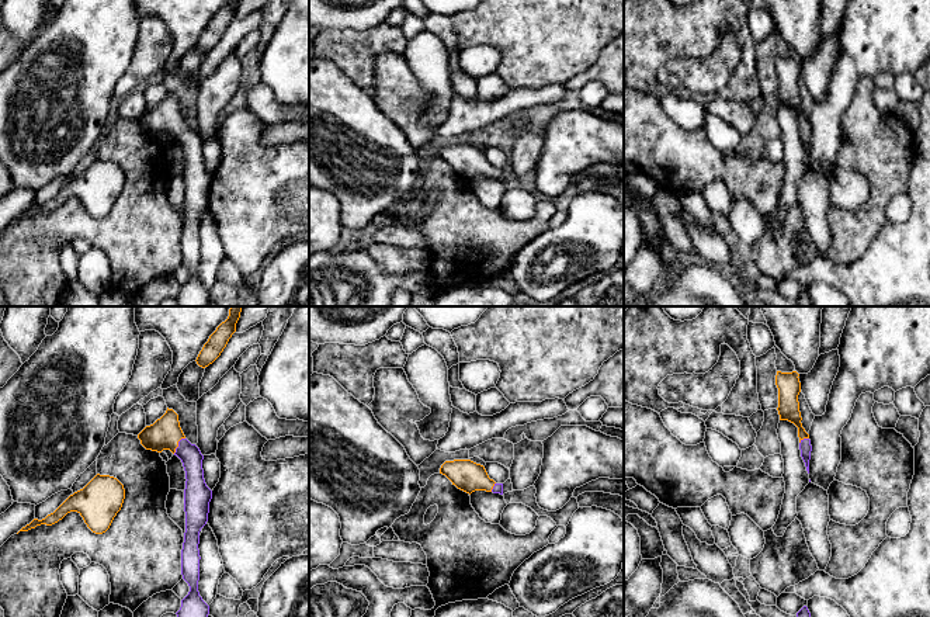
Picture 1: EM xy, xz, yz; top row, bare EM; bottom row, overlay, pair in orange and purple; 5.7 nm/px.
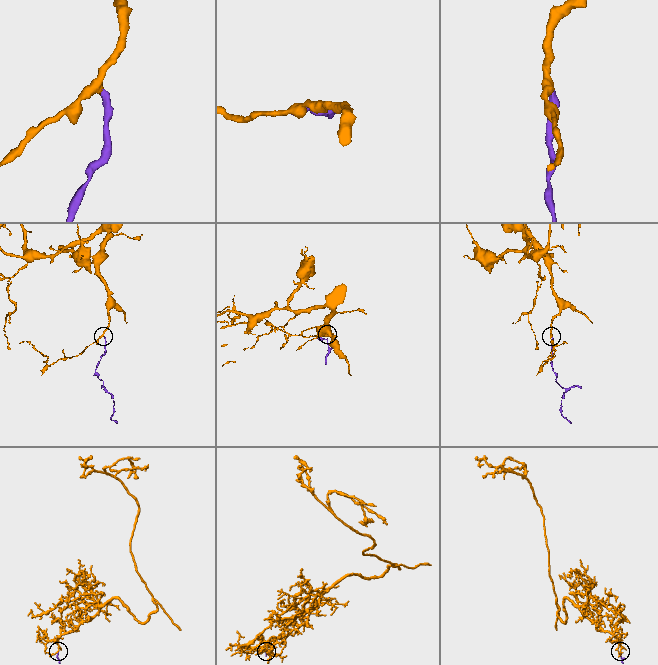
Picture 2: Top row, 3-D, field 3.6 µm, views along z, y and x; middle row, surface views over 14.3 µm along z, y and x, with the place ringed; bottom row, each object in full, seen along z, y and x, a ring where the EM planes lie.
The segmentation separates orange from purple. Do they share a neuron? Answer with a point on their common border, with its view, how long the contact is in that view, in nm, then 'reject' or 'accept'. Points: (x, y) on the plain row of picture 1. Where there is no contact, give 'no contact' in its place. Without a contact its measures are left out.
meets orange in xy at (177, 130); contact 120 nm long; accept

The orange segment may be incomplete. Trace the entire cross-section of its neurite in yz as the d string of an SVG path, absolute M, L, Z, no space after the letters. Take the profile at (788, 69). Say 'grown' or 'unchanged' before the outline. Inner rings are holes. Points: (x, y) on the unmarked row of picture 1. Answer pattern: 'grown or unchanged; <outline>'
grown; M777 56L775 70L778 73L778 100L780 105L788 105L798 112L799 122L799 135L801 142L805 148L806 156L809 159L809 145L811 145L811 125L809 119L802 112L802 103L799 97L798 80L801 77L799 59L797 56L792 58L781 58Z

